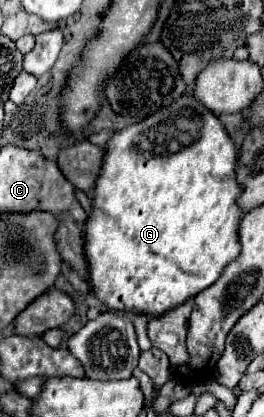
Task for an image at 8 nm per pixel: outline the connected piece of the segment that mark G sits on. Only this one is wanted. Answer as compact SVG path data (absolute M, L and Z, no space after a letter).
M194 94L180 96L172 106L166 110L160 110L120 132L116 132L106 146L110 150L110 156L106 158L106 168L102 170L102 176L98 176L98 184L94 190L94 212L86 222L86 256L90 260L90 284L94 284L96 298L106 306L114 310L132 310L132 312L146 312L160 316L162 312L186 302L190 296L202 292L226 268L228 262L232 262L240 254L240 238L238 238L238 226L242 218L242 210L238 208L236 198L242 194L242 188L236 182L236 164L238 164L238 148L232 140L232 136L226 132L226 126L218 120L214 112L204 108L198 100L194 100Z

